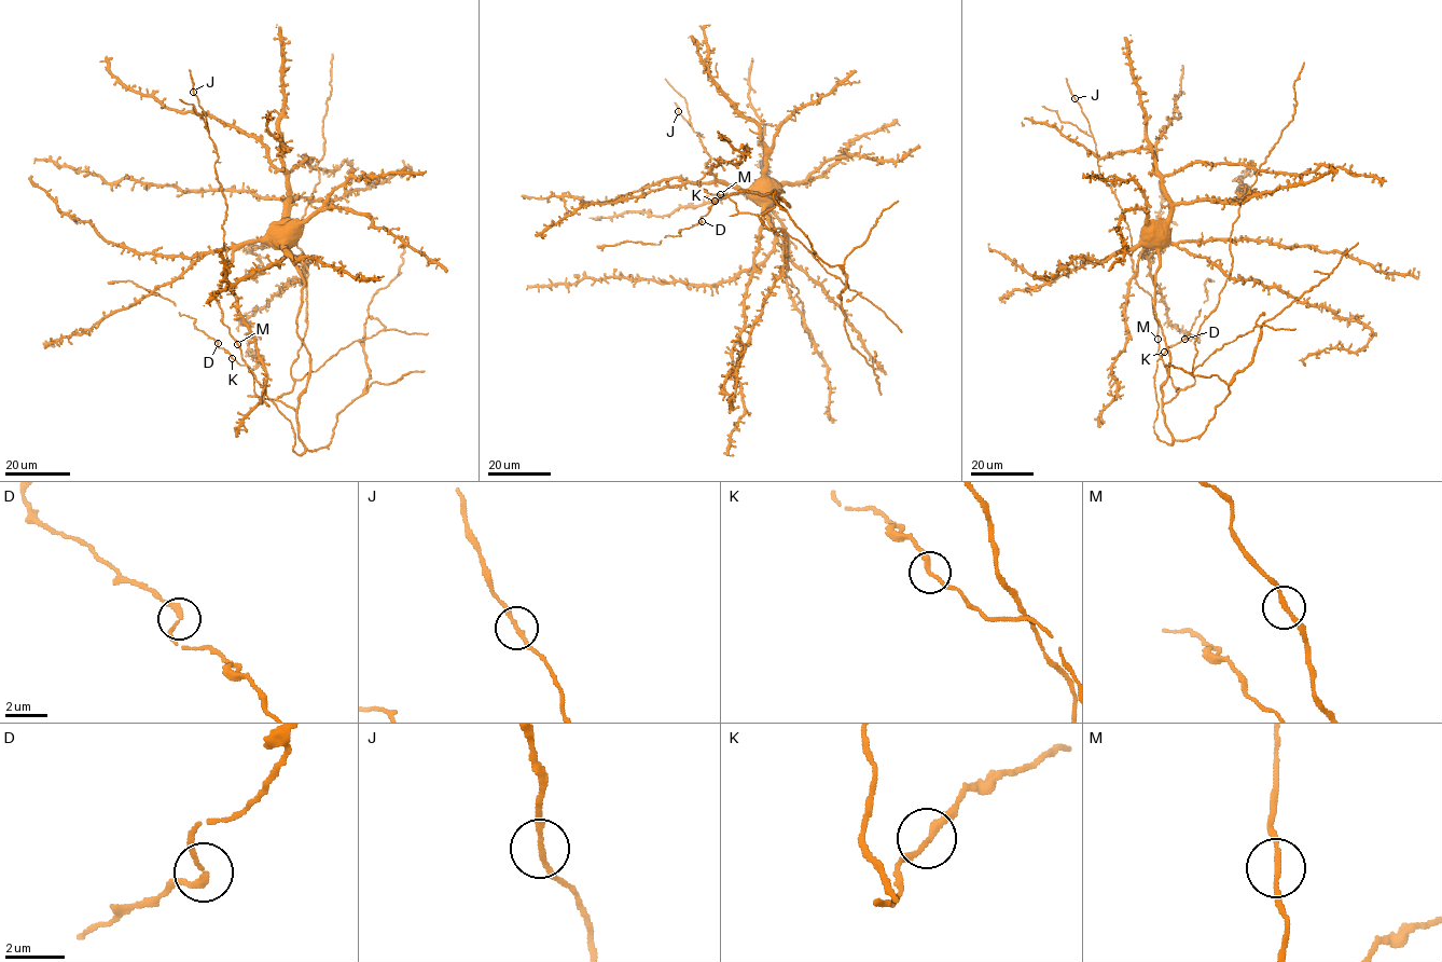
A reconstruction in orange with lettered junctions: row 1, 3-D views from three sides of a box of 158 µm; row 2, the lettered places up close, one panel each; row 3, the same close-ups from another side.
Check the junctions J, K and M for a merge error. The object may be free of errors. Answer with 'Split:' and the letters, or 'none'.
Split: none

